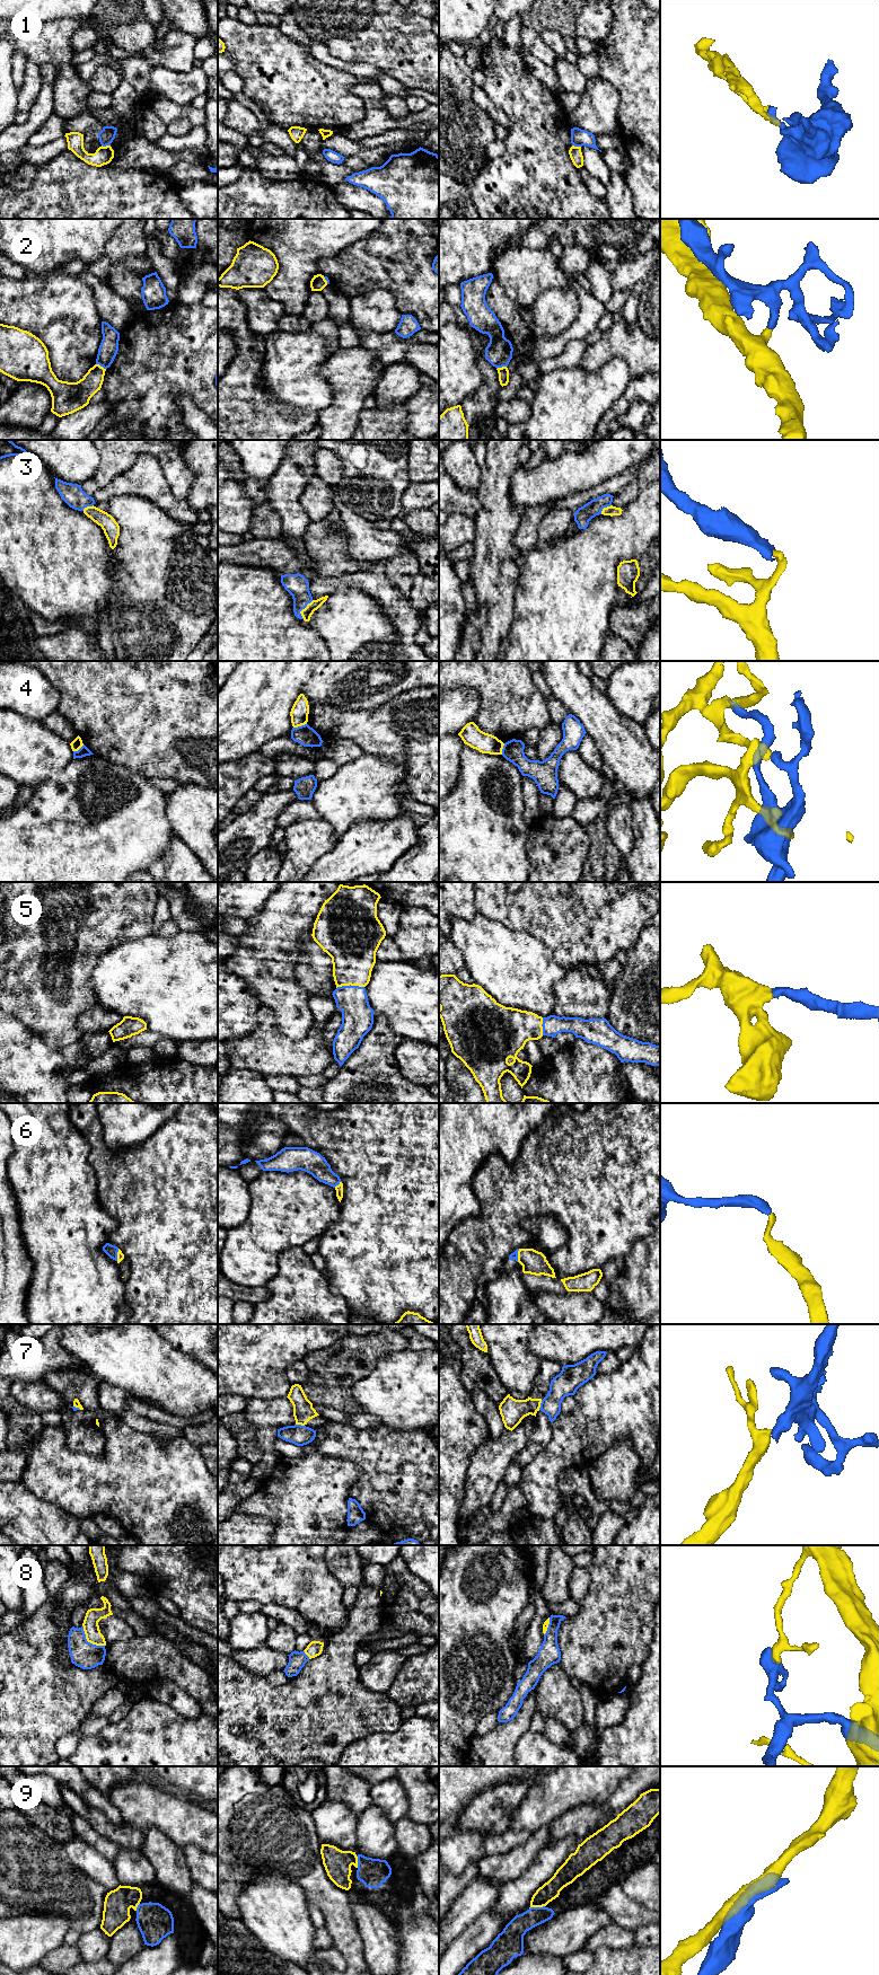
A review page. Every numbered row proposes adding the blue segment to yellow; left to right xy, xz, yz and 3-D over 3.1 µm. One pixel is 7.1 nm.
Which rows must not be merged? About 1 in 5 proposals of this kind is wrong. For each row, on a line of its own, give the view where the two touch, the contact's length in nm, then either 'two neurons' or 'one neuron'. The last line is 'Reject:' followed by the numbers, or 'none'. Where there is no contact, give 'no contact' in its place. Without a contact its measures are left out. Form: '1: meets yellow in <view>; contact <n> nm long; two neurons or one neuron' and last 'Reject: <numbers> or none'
1: meets yellow in xy; contact 60 nm long; two neurons
2: meets yellow in xy; contact 80 nm long; two neurons
3: meets yellow in xz; contact 150 nm long; one neuron
4: meets yellow in xz; contact 100 nm long; two neurons
5: meets yellow in xz; contact 200 nm long; one neuron
6: meets yellow in xz; contact 60 nm long; one neuron
7: meets yellow in yz; contact 80 nm long; two neurons
8: meets yellow in xy; contact 220 nm long; two neurons
9: meets yellow in yz; contact 110 nm long; two neurons
Reject: 1, 2, 4, 7, 8, 9

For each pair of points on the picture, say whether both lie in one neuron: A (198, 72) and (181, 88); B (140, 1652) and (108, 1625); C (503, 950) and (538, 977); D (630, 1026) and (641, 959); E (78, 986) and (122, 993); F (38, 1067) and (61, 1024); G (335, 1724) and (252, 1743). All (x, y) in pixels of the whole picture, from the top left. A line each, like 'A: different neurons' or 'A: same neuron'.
A: same neuron
B: different neurons
C: same neuron
D: same neuron
E: different neurons
F: different neurons
G: same neuron

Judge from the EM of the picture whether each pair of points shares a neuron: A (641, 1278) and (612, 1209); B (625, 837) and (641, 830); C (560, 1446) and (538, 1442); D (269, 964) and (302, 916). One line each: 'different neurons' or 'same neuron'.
A: different neurons
B: different neurons
C: different neurons
D: same neuron

